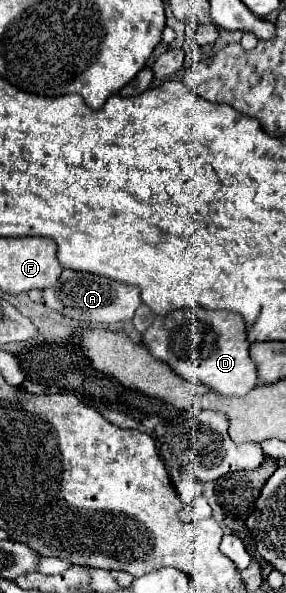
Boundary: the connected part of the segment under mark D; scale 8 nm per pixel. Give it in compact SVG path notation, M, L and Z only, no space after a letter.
M191 305L171 311L163 317L159 315L143 333L143 343L151 347L151 353L157 359L163 359L177 375L207 383L219 395L241 397L259 383L255 361L249 355L251 343L247 341L245 319L235 311L211 311L199 305Z

